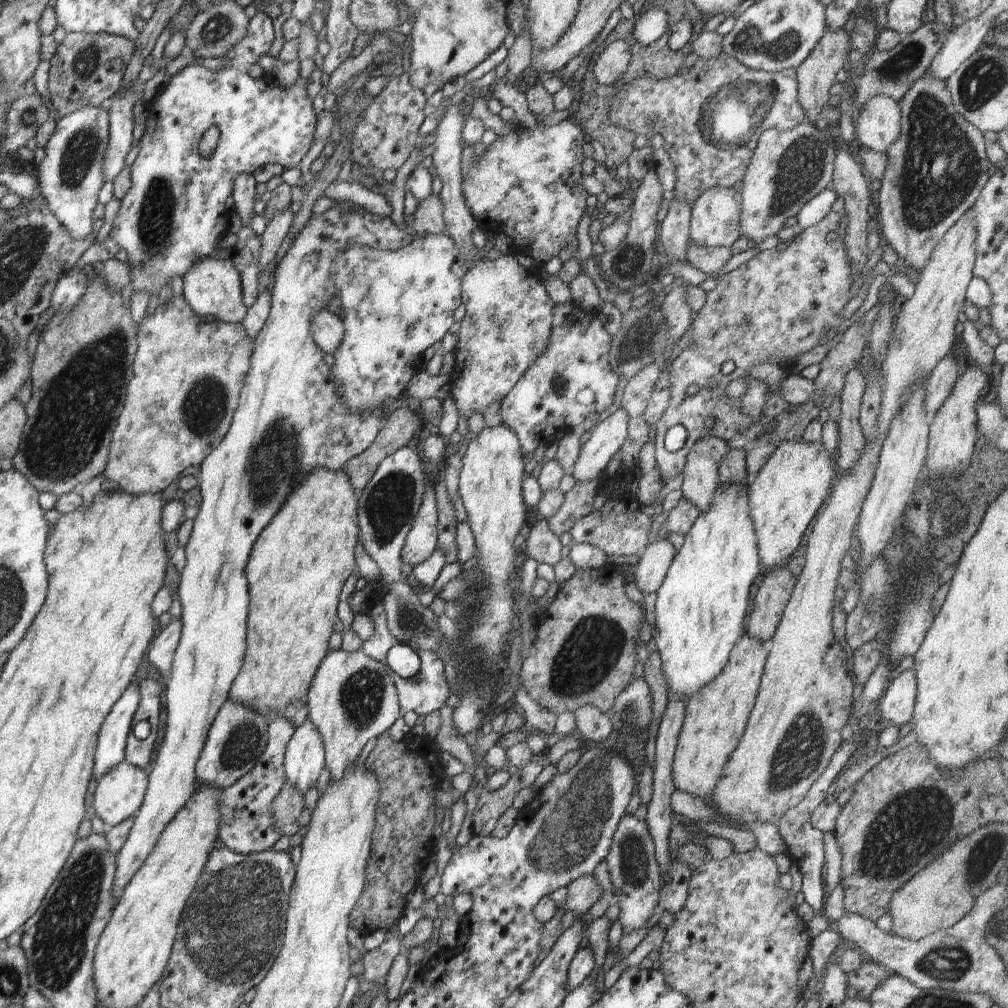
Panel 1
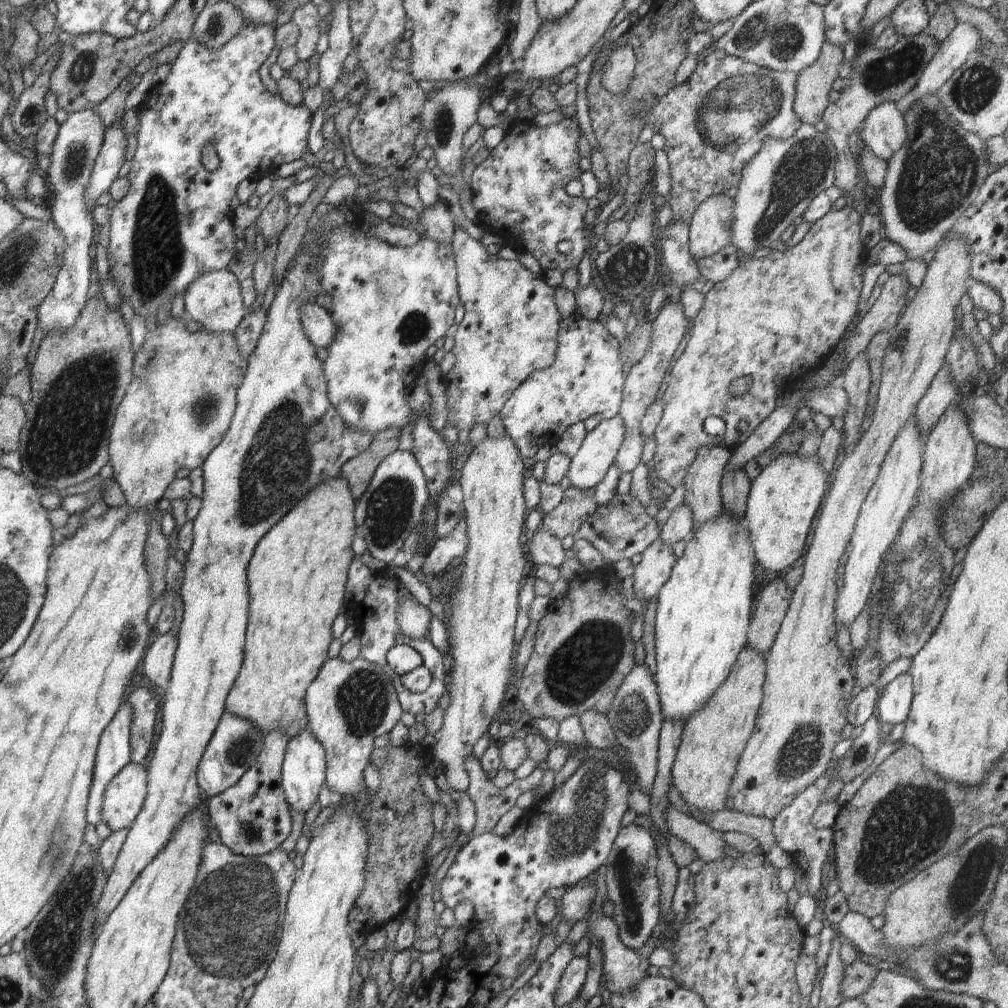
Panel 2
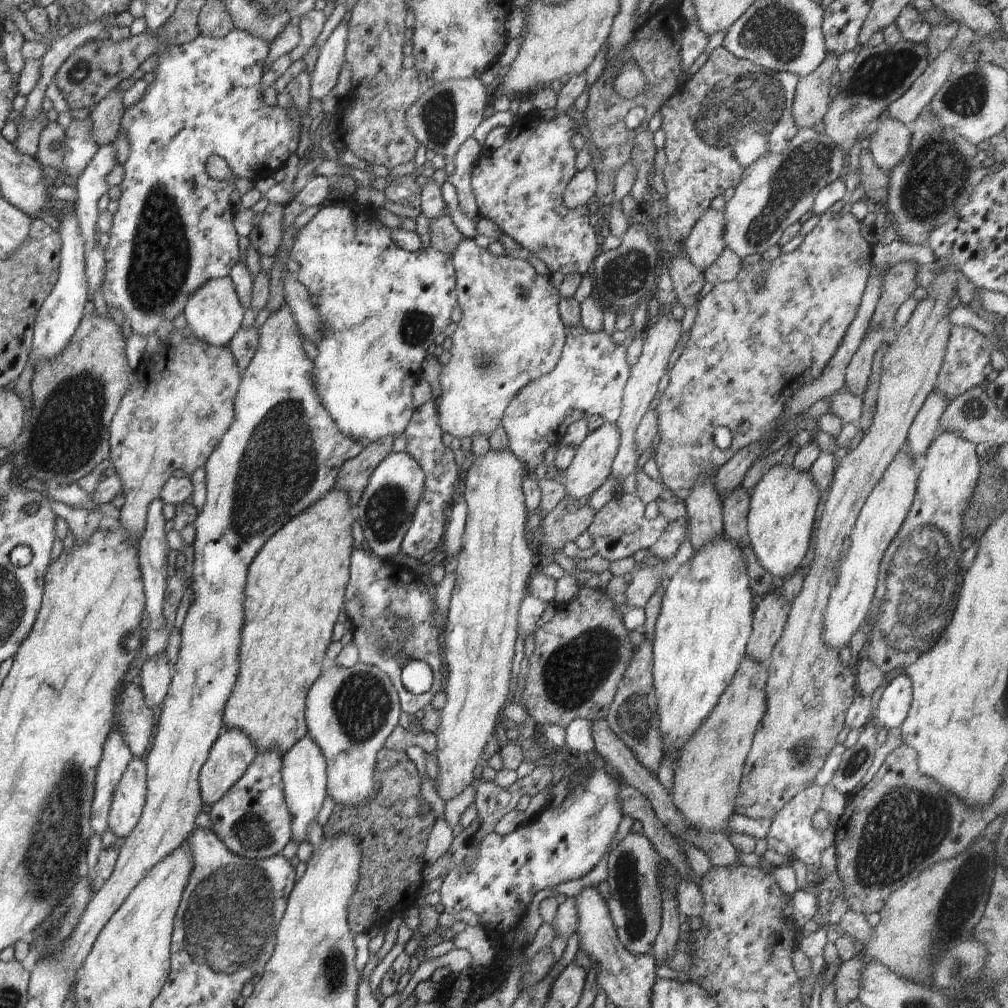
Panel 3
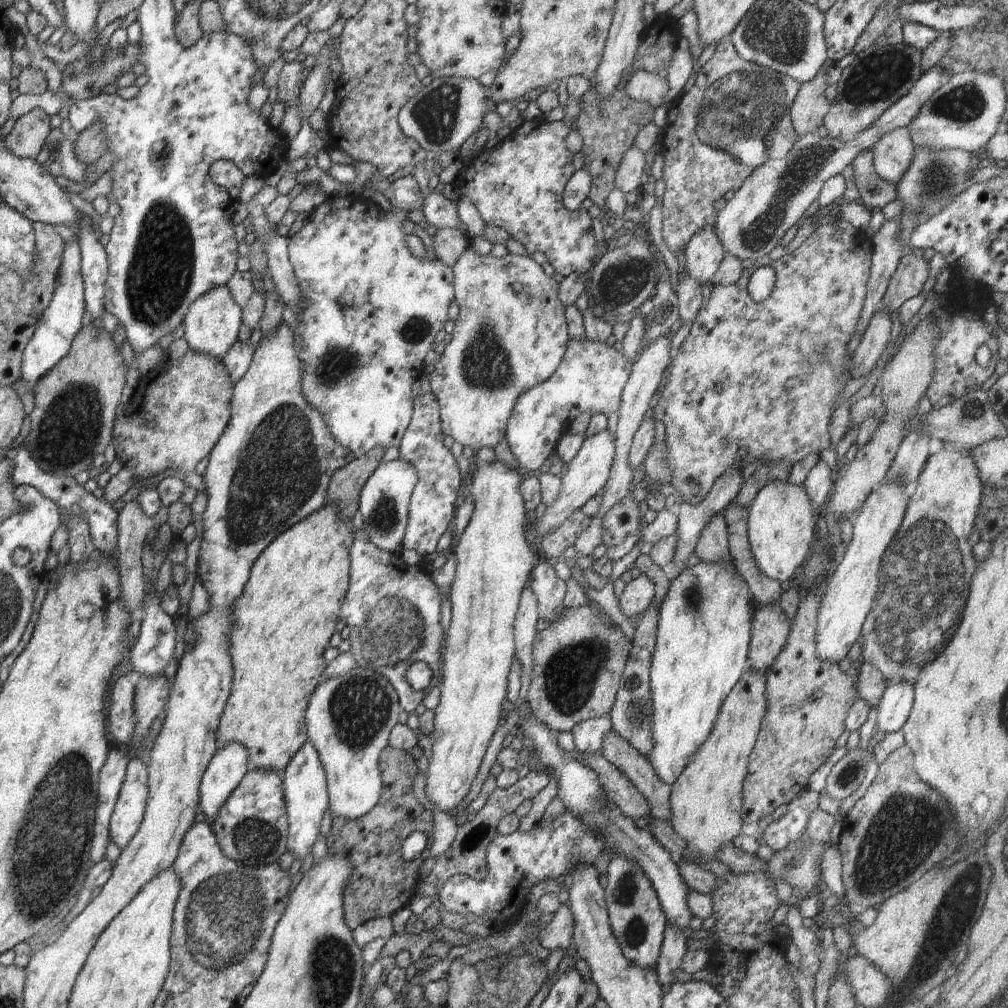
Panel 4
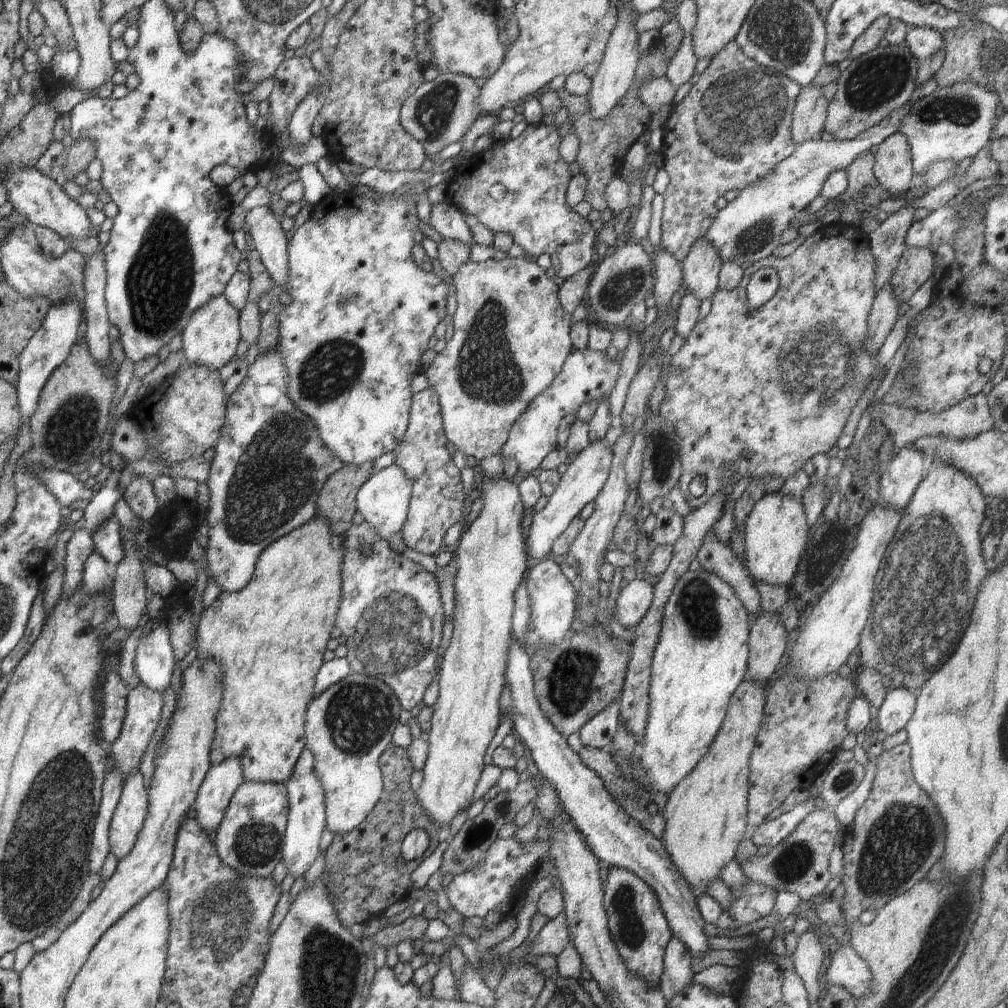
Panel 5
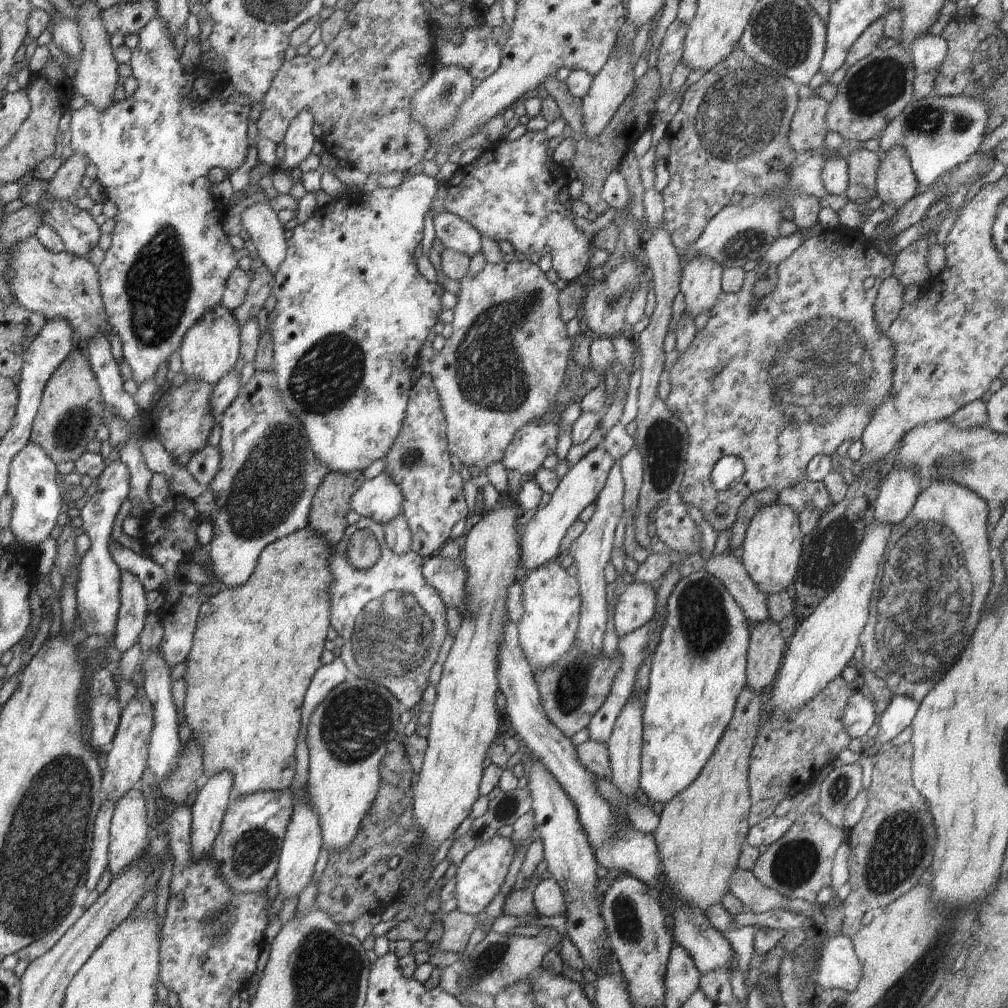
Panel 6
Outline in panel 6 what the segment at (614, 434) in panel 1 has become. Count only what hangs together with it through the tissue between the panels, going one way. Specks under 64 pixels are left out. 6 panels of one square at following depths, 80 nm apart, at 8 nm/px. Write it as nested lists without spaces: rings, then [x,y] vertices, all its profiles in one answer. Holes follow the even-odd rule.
[[[601,444],[569,468],[569,471],[559,481],[556,490],[552,493],[550,502],[544,508],[537,509],[534,516],[525,525],[519,546],[521,548],[520,565],[522,573],[542,566],[545,562],[554,560],[553,558],[561,558],[559,550],[561,540],[569,528],[577,522],[582,509],[597,499],[600,491],[604,488],[613,461],[612,456]]]

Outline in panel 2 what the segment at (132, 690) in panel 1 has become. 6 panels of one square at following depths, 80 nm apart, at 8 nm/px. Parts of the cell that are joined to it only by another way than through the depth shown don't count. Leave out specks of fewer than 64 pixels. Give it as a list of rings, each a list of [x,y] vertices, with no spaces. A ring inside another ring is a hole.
[[[123,702],[116,711],[112,720],[108,723],[108,726],[103,730],[100,735],[100,740],[97,746],[95,762],[93,766],[93,779],[89,792],[89,799],[86,807],[86,820],[92,826],[104,822],[101,810],[103,805],[103,796],[108,783],[111,782],[112,777],[116,776],[126,764],[131,761],[130,750],[130,725],[132,720],[132,711],[129,702]]]

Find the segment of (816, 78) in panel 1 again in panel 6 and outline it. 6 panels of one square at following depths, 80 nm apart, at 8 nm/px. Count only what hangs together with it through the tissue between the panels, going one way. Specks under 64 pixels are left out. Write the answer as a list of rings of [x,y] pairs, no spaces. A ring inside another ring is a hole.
[[[820,95],[800,98],[789,130],[789,143],[797,153],[824,147],[829,131],[825,121],[828,107]]]

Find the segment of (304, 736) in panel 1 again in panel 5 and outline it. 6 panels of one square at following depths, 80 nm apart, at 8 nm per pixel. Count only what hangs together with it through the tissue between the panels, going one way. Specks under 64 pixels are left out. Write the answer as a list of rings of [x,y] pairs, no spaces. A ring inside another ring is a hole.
[[[308,747],[300,753],[294,768],[291,777],[285,782],[289,800],[289,813],[287,814],[287,827],[283,840],[282,859],[284,859],[287,872],[293,874],[296,879],[312,866],[320,851],[320,837],[327,826],[327,818],[324,789],[315,771],[314,755]]]

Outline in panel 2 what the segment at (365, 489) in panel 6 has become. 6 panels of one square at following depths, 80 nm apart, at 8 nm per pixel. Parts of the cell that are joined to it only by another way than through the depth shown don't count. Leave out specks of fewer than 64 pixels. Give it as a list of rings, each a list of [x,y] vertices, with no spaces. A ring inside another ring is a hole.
[[[397,450],[387,456],[378,465],[370,479],[364,494],[355,501],[355,521],[358,533],[367,543],[367,549],[376,560],[384,562],[385,573],[397,583],[402,583],[422,606],[428,607],[433,596],[429,586],[418,580],[419,575],[408,574],[403,568],[396,569],[392,562],[400,552],[411,532],[419,526],[423,510],[429,502],[428,483],[423,475],[421,466],[410,451]]]

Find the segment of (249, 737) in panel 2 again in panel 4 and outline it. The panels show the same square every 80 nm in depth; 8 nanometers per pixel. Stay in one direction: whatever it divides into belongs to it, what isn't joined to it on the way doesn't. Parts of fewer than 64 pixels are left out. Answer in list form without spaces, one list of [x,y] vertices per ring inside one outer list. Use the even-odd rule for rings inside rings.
[[[232,741],[231,743],[226,743],[223,747],[217,747],[212,760],[210,760],[206,770],[204,770],[199,788],[199,806],[207,816],[207,822],[215,819],[222,804],[226,802],[228,796],[240,784],[240,781],[249,769],[249,752],[243,744]]]

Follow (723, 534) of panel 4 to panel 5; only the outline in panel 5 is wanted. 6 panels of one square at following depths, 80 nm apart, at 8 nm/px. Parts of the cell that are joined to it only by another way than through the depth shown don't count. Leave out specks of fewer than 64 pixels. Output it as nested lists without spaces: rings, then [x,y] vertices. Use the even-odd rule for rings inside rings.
[[[715,534],[706,535],[697,552],[697,559],[702,569],[716,573],[734,589],[751,617],[761,612],[760,595],[753,578],[746,574],[729,543],[721,541]]]

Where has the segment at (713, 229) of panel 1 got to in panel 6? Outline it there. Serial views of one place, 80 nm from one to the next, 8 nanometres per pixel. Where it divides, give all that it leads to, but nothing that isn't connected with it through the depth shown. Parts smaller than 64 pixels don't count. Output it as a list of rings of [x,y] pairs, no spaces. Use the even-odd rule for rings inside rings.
[[[706,255],[690,257],[683,264],[679,289],[684,294],[684,313],[695,318],[716,304],[723,272],[723,266]]]

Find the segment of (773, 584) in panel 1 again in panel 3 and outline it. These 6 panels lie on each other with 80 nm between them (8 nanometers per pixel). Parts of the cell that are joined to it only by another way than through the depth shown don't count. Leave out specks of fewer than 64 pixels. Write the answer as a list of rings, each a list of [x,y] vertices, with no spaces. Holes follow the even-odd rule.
[[[772,589],[753,611],[752,634],[749,636],[746,654],[766,663],[787,621],[791,603],[780,589]]]

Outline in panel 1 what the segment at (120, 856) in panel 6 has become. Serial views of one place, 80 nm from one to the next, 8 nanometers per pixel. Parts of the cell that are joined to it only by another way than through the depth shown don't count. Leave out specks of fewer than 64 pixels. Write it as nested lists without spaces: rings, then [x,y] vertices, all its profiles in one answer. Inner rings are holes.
[[[126,761],[108,769],[99,778],[93,794],[93,809],[108,829],[136,814],[144,800],[148,781],[144,769]]]

